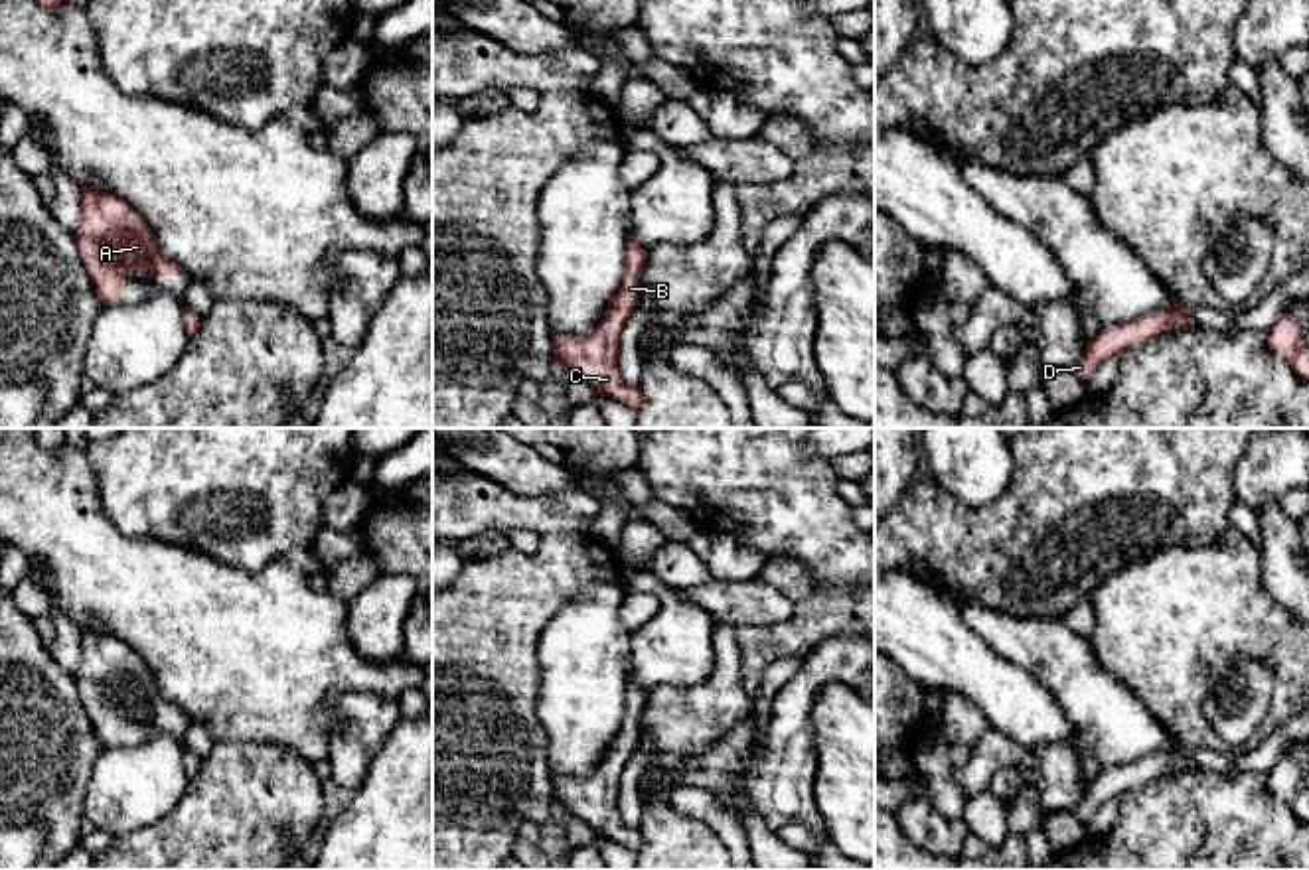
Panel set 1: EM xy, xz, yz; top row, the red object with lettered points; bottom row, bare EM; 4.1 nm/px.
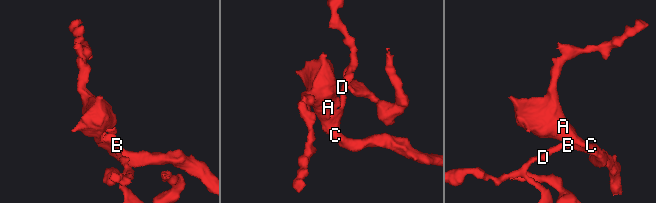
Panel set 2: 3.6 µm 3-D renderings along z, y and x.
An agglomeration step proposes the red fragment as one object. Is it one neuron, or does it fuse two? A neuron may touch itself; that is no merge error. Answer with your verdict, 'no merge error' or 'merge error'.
no merge error

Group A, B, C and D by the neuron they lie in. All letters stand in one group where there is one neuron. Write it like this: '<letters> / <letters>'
A B C D

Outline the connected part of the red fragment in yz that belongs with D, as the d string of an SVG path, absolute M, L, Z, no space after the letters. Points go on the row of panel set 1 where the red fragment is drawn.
M1173 296L1171 308L1145 314L1133 322L1104 331L1086 345L1086 353L1068 369L1086 383L1106 359L1116 357L1129 347L1141 345L1161 331L1185 329L1193 326L1196 324Z

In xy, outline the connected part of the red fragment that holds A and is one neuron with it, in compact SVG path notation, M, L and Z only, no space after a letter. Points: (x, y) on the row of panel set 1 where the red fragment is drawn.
M89 185L79 187L79 205L81 217L73 237L87 276L105 306L124 304L124 278L134 268L150 268L152 276L186 276L178 262L160 253L152 229L126 199Z

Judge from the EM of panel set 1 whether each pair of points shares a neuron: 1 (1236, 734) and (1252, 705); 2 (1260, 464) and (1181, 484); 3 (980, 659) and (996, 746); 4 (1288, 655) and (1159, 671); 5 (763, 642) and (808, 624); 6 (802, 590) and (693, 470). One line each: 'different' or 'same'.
1: same
2: different
3: different
4: same
5: same
6: different

